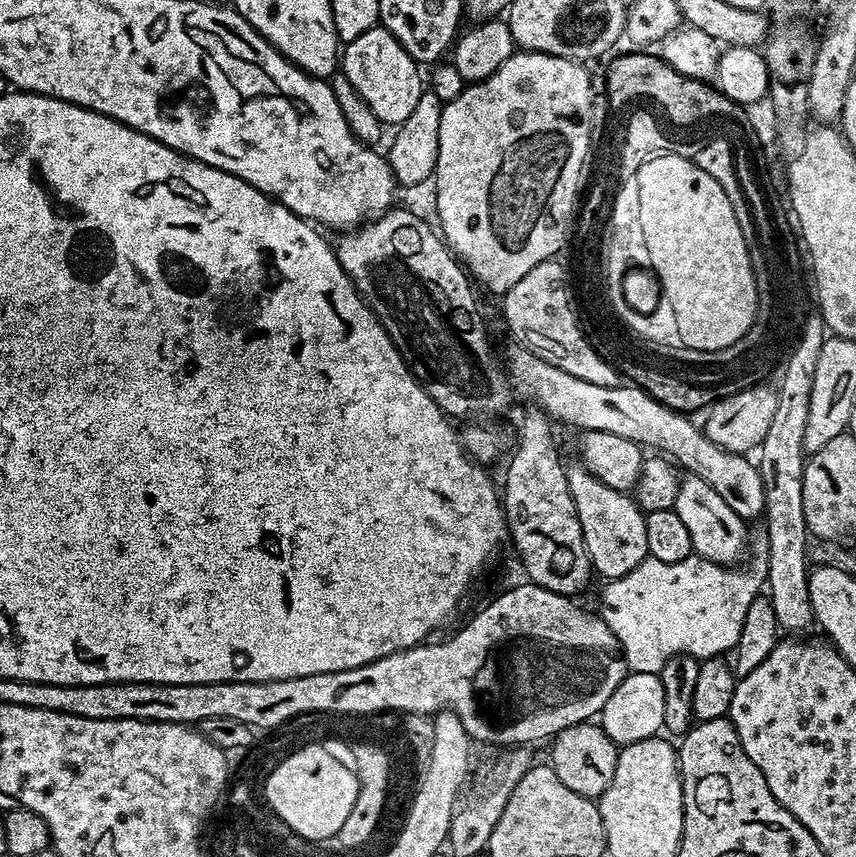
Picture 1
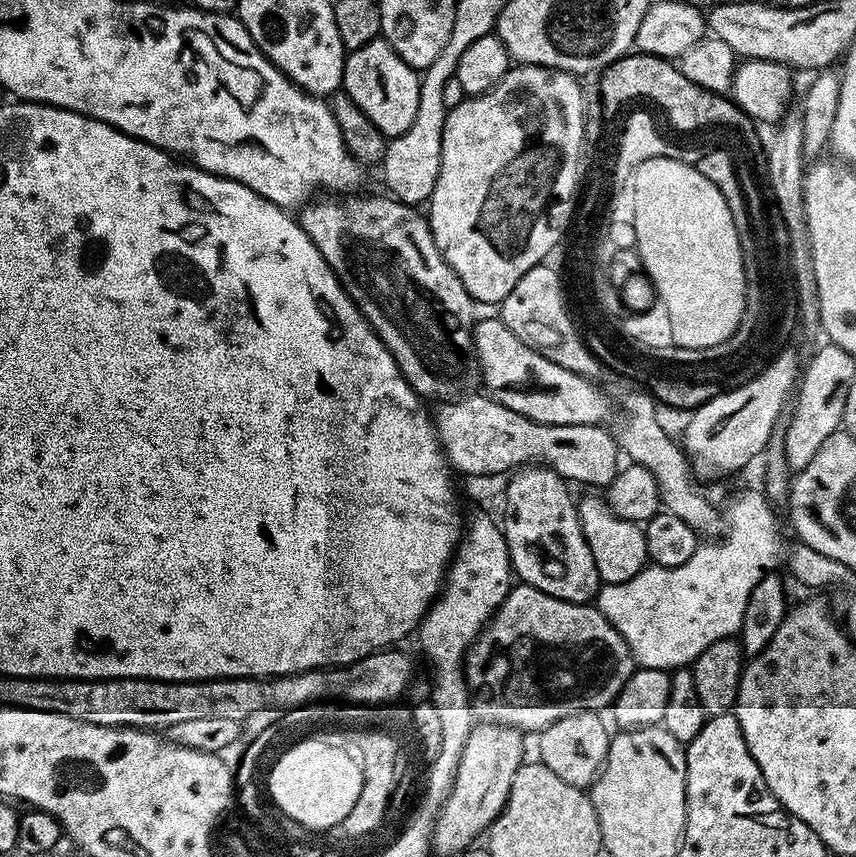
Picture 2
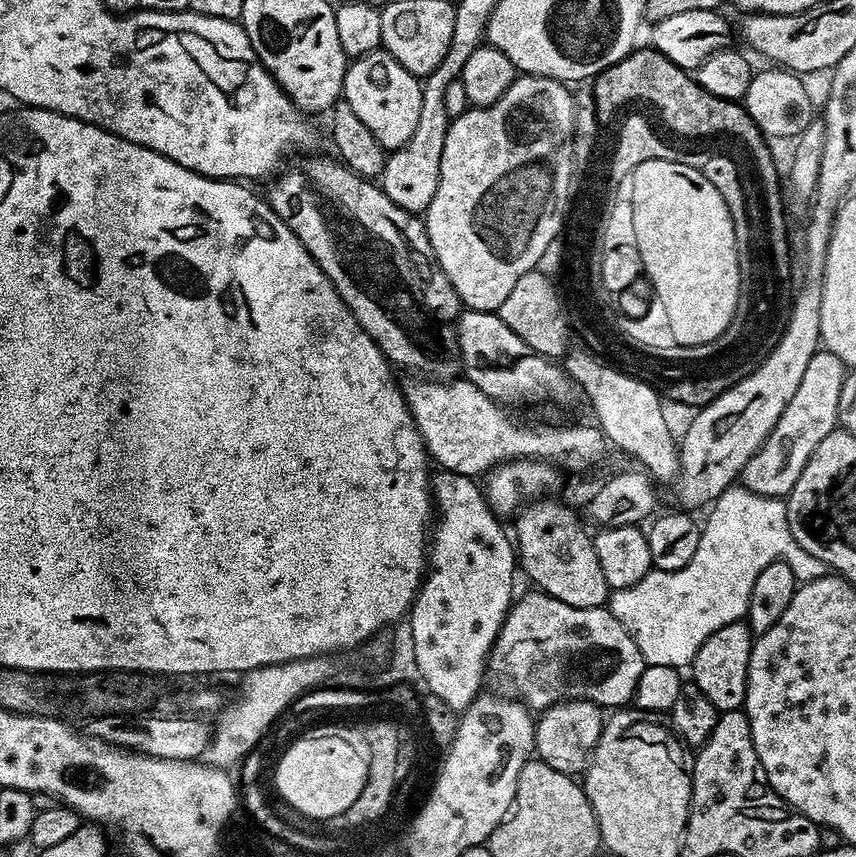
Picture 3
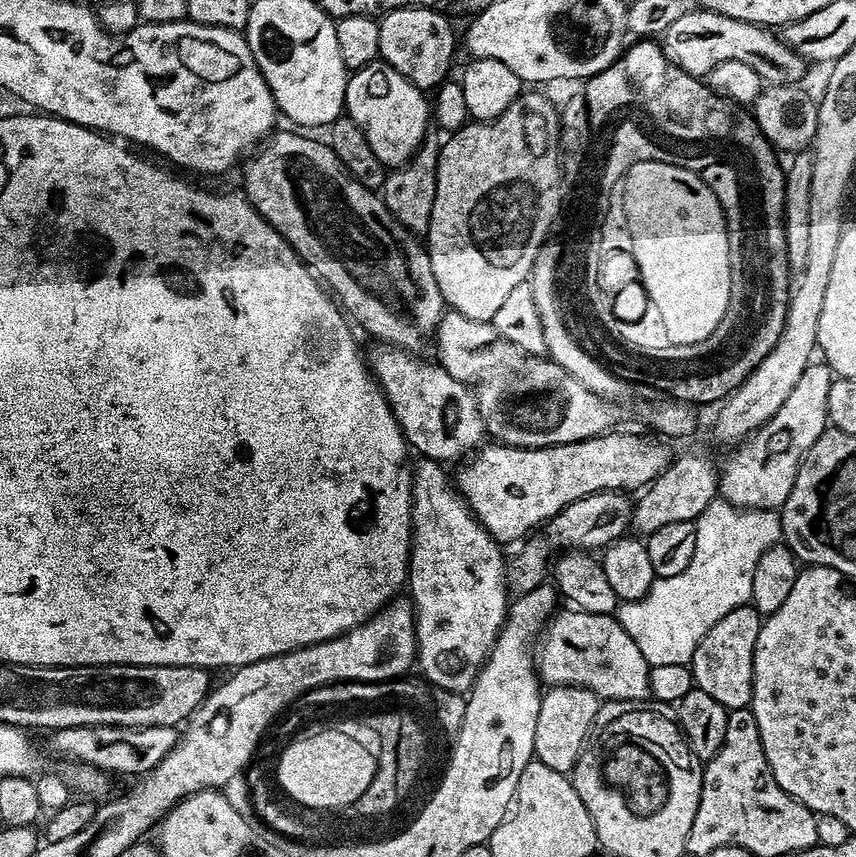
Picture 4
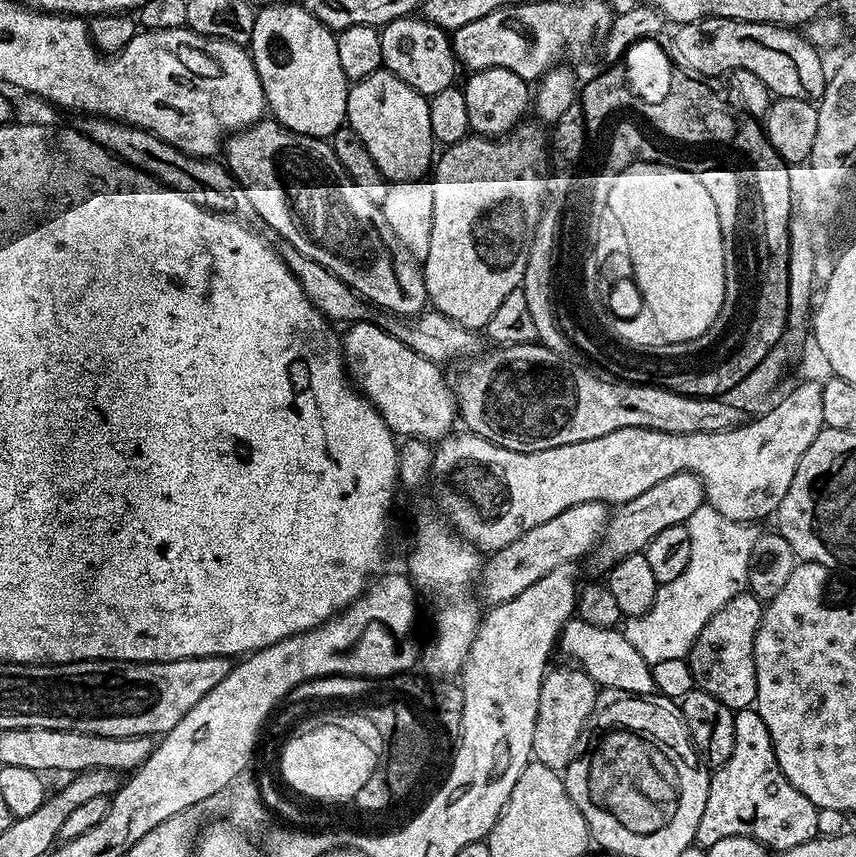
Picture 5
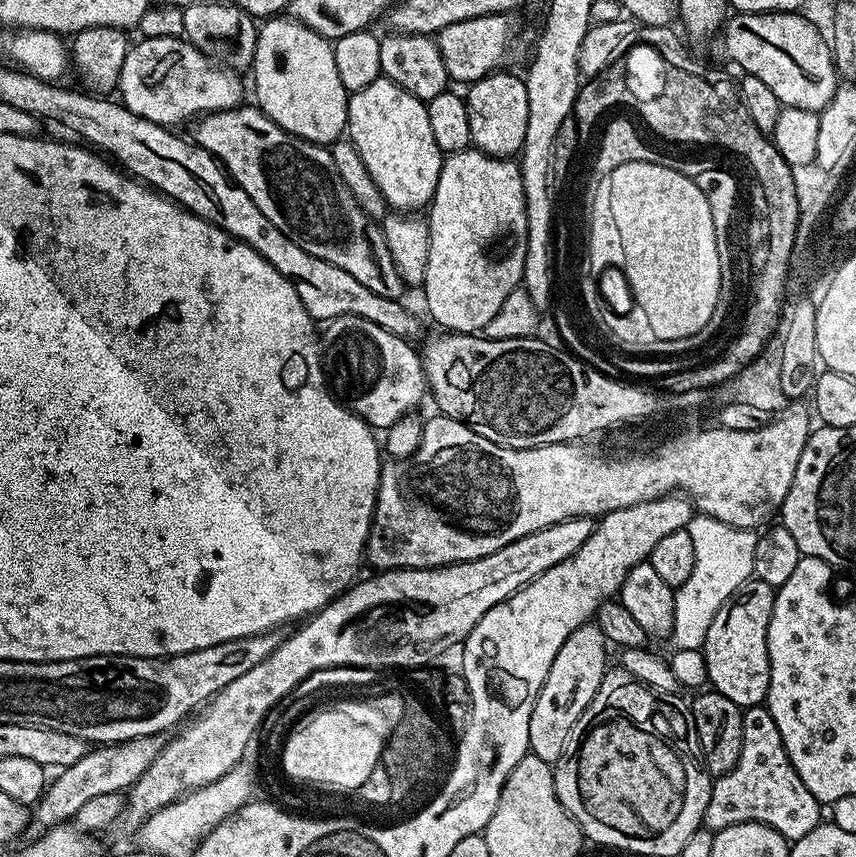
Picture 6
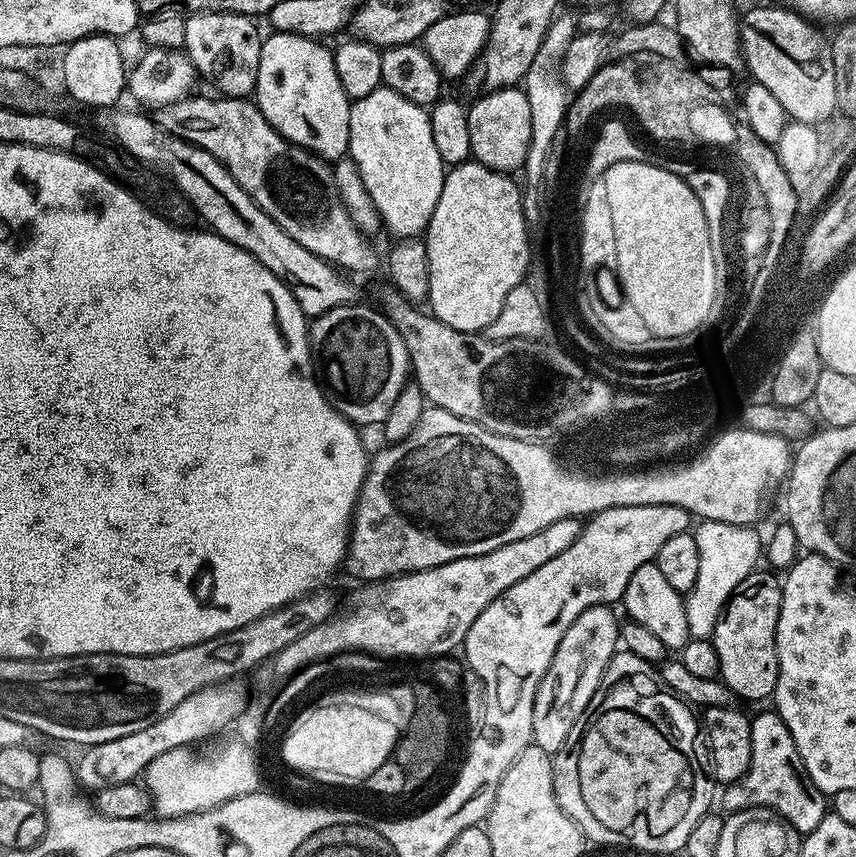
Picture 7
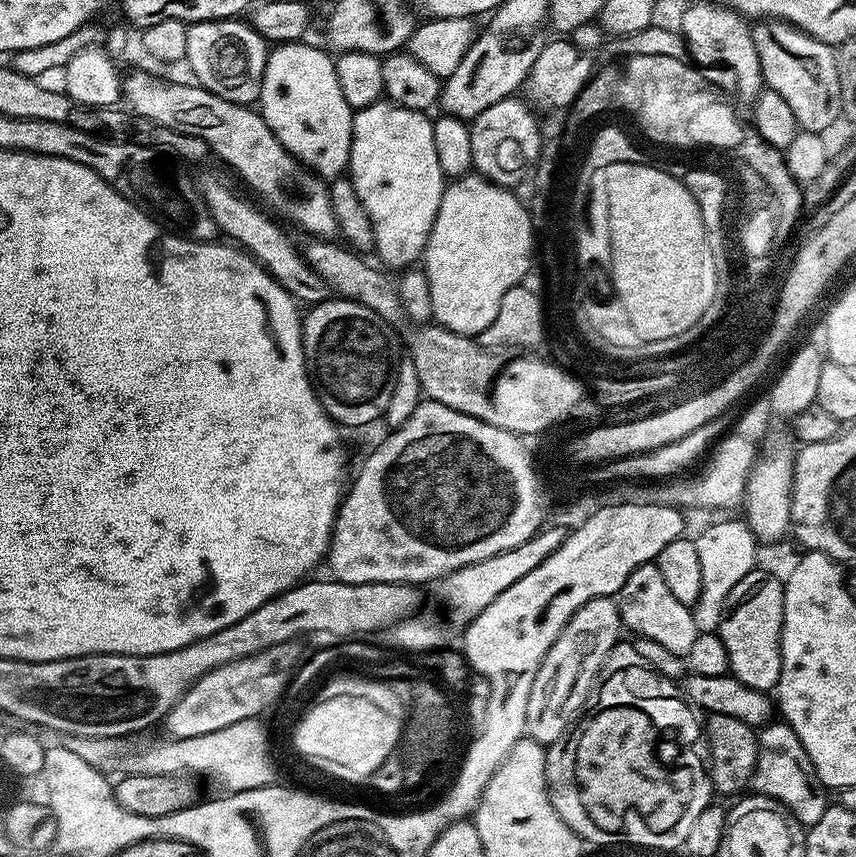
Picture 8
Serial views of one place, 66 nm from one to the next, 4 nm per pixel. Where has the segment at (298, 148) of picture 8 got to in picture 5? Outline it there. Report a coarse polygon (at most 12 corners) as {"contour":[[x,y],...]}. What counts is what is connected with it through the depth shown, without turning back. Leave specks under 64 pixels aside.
{"contour":[[303,3],[256,12],[267,111],[330,138],[348,119],[336,33]]}

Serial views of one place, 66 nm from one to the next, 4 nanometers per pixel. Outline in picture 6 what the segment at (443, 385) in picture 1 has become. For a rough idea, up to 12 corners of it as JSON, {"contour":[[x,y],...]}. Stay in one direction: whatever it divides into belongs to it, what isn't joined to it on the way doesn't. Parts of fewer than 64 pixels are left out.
{"contour":[[259,107],[195,143],[302,250],[400,300],[383,234],[331,151]]}

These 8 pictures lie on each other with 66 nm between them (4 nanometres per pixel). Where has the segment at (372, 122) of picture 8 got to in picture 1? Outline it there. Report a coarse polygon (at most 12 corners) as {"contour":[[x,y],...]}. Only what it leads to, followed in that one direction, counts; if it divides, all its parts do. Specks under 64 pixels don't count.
{"contour":[[377,26],[343,45],[342,75],[386,126],[426,91],[421,65]]}

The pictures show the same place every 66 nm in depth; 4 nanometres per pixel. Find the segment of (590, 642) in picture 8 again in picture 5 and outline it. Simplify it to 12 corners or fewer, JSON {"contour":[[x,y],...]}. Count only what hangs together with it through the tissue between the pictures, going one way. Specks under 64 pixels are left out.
{"contour":[[583,667],[549,671],[532,756],[563,773],[596,705]]}

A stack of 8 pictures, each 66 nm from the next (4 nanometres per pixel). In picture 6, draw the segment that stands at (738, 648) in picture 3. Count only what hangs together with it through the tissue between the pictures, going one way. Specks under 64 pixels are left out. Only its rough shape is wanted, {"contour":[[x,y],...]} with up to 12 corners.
{"contour":[[747,580],[714,614],[708,684],[740,709],[770,686],[776,588]]}

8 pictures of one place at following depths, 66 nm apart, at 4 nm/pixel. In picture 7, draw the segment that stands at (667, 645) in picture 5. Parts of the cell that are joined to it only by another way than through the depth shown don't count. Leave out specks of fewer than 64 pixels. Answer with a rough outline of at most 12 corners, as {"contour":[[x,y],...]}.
{"contour":[[700,520],[698,579],[684,596],[707,640],[730,594],[762,560],[755,527]]}

